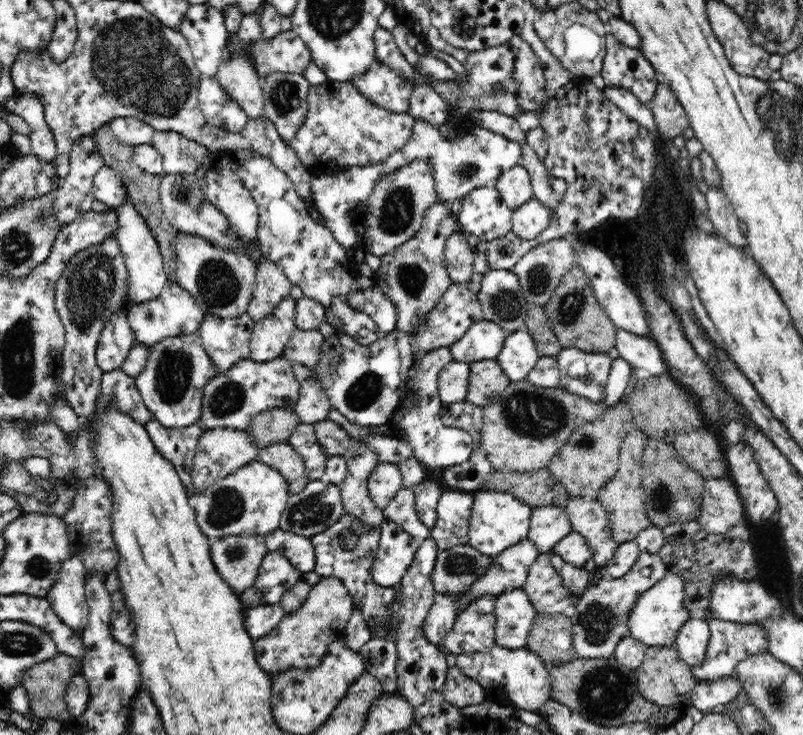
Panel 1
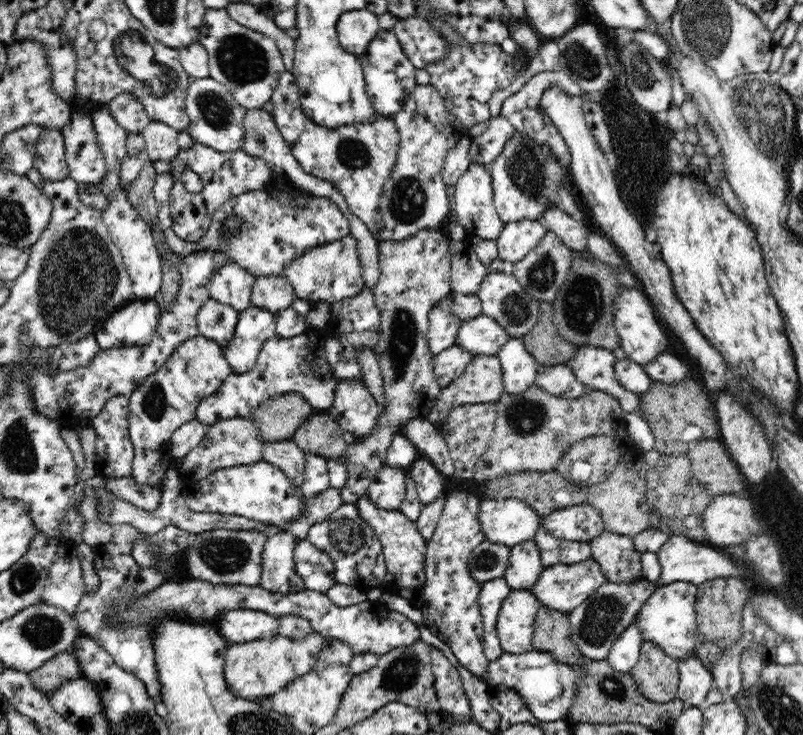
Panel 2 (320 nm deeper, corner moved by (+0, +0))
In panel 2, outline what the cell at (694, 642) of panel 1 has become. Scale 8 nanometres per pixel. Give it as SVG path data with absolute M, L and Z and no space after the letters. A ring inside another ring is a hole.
M694 654L686 660L679 661L679 682L676 698L685 706L703 708L710 688L714 686L710 670Z

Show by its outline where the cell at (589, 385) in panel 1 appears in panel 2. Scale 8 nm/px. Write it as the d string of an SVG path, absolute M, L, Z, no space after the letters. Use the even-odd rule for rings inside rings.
M584 345L577 347L576 356L566 365L588 389L606 392L618 400L623 413L634 411L641 416L640 398L618 382L615 375L616 362L612 350Z

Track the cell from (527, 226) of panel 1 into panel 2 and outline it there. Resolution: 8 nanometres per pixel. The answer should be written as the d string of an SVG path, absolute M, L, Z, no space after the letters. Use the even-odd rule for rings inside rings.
M526 219L505 224L492 243L496 258L515 265L538 246L544 234L544 228L538 221Z

